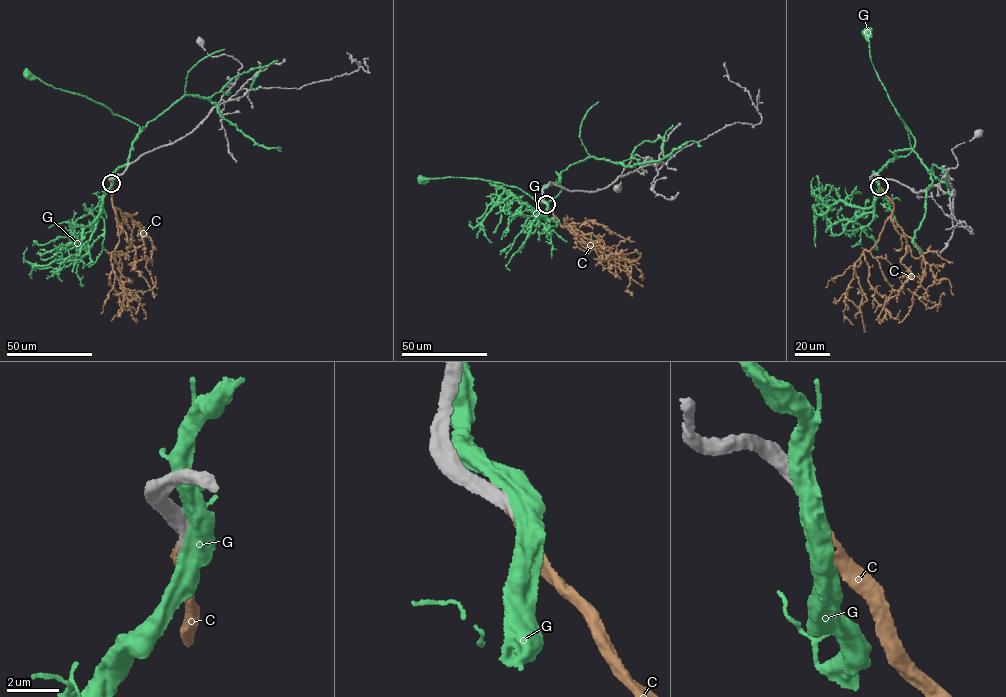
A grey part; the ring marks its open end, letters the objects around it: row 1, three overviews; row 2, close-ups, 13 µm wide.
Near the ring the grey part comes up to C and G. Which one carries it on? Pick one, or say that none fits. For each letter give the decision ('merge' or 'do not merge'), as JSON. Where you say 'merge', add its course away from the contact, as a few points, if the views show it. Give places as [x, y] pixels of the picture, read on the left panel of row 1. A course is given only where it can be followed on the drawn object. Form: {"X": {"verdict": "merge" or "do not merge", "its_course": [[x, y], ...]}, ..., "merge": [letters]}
{"C": {"verdict": "merge", "its_course": [[111, 182], [119, 239], [115, 251], [122, 263], [121, 286], [133, 292], [145, 291], [156, 284], [155, 277]]}, "G": {"verdict": "do not merge"}, "merge": ["C"]}

